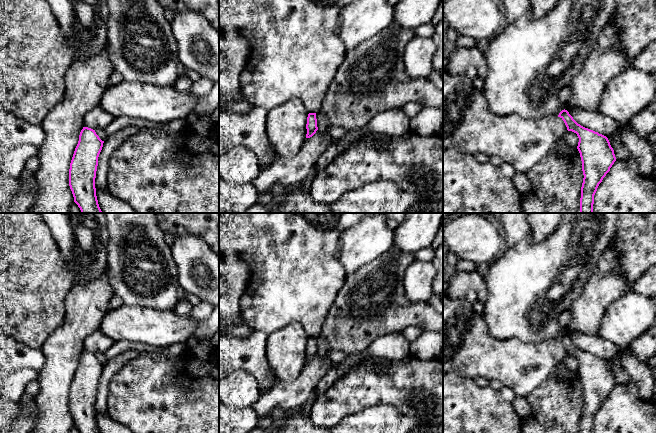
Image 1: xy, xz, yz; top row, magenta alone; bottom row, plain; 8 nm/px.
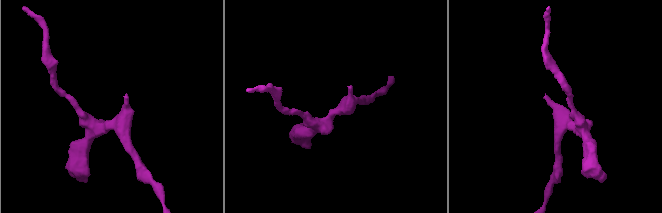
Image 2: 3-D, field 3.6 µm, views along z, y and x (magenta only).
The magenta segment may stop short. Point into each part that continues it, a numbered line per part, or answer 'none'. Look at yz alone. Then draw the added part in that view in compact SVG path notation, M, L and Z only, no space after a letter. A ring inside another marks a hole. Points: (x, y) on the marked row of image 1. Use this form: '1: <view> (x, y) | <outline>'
1: yz (468, 125) | M443 71L443 150L454 147L461 153L475 155L483 153L498 156L503 162L511 164L516 172L527 173L537 165L567 131L560 117L544 116L535 119L524 119L517 114L500 116L489 111L486 97L482 90L473 85L473 80L465 75L451 75Z

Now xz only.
1: xz (295, 51) | M219 0L219 31L235 33L245 38L250 45L250 55L245 68L240 73L240 91L253 107L265 108L268 111L292 99L300 100L309 113L317 113L322 105L326 92L332 83L339 66L344 61L345 50L340 39L339 19L341 10L356 0Z

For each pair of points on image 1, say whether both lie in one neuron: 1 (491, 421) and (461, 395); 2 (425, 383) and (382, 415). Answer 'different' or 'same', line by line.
1: same
2: different

